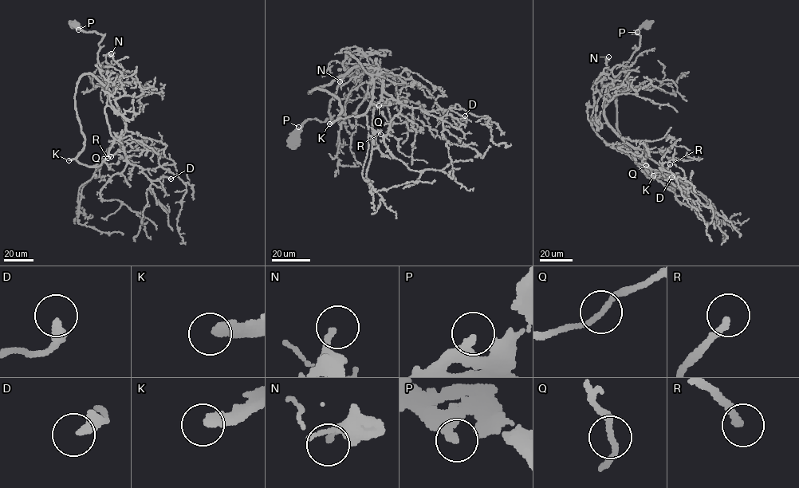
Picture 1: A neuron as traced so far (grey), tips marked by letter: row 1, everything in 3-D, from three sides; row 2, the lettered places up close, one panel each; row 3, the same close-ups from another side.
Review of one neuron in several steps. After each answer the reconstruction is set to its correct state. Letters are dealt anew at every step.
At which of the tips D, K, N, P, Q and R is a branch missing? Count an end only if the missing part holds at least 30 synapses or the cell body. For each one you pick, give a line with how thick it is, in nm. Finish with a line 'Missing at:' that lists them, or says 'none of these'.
K: 320 nm thick
N: 190 nm thick
R: 240 nm thick
Missing at: K, N, R

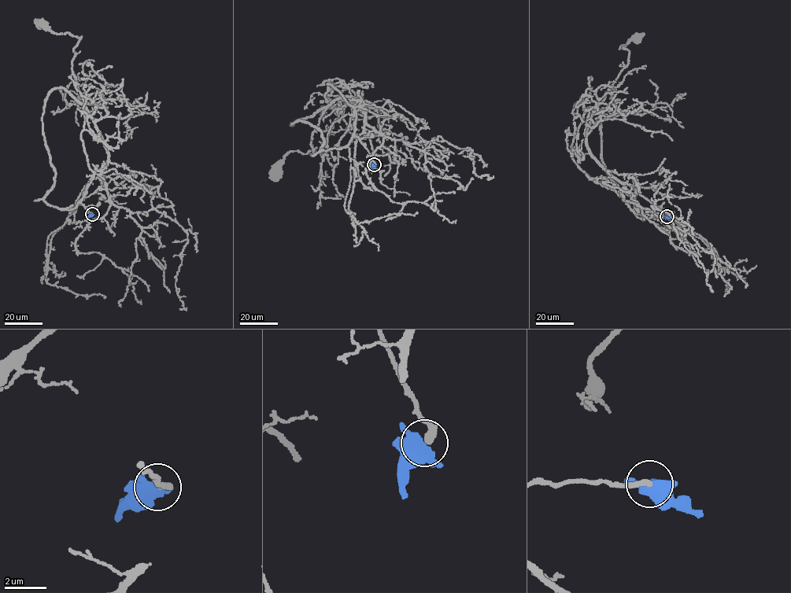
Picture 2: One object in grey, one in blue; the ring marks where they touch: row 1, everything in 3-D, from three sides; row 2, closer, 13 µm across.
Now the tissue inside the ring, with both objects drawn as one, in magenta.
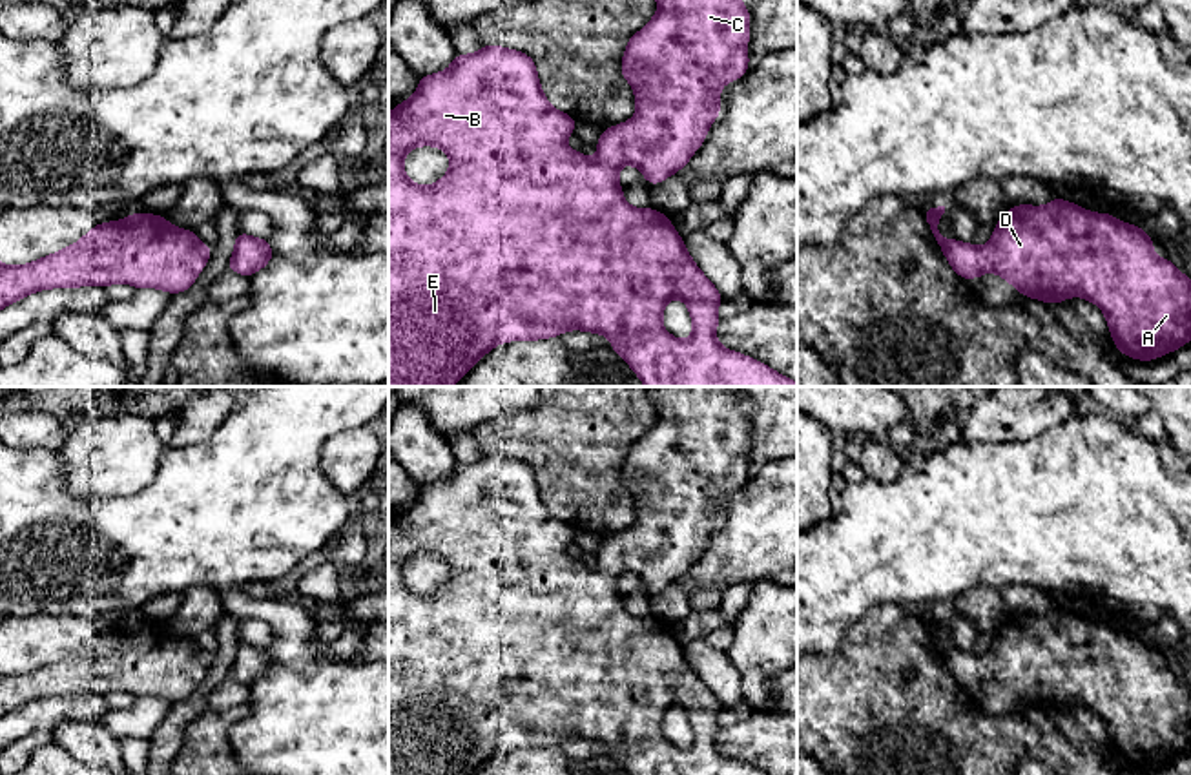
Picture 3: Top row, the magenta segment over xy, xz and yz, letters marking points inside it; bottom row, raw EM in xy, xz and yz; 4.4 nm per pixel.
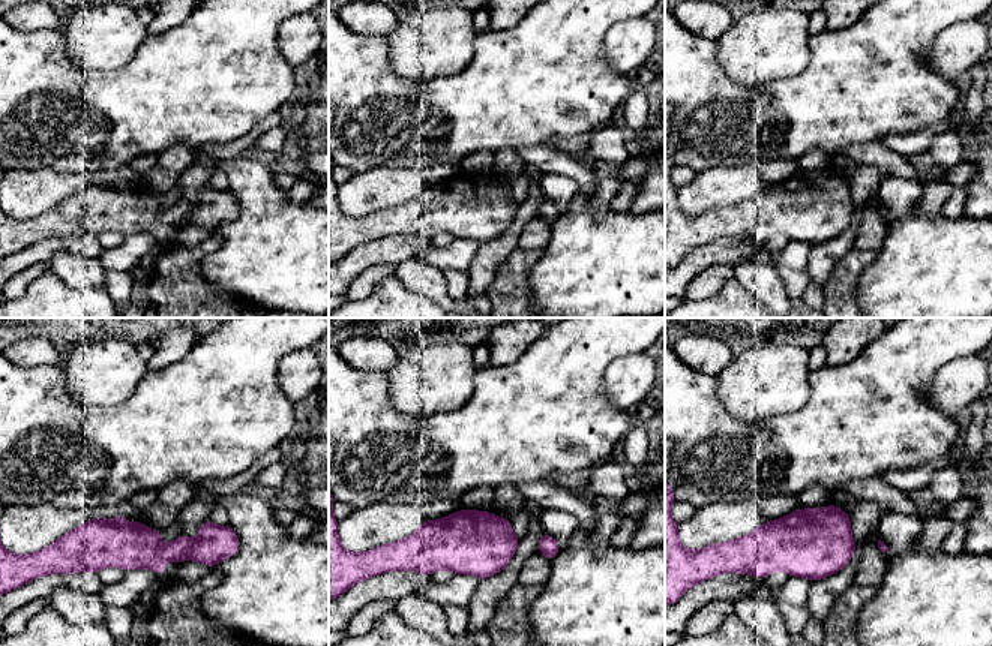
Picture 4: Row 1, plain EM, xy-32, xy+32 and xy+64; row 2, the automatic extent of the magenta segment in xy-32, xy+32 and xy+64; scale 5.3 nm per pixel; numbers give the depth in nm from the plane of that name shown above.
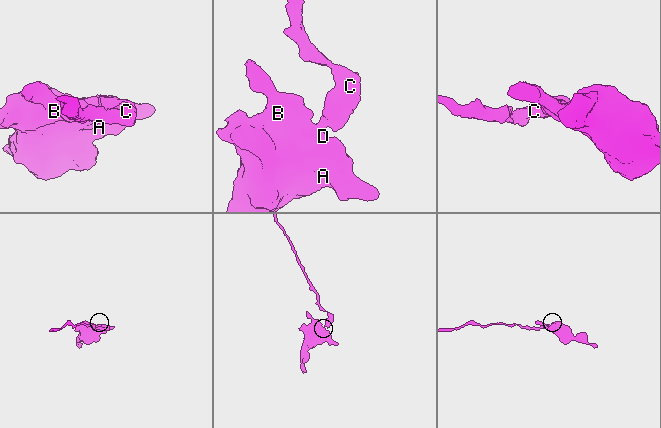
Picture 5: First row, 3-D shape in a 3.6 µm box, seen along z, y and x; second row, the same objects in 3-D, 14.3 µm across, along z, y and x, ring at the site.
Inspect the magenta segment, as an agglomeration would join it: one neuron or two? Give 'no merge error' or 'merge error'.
no merge error

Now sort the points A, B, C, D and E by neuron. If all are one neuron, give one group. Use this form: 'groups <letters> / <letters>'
groups A B C D E

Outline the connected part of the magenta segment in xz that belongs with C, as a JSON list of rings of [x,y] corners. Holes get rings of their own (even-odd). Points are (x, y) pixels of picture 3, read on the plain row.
[[[646,387],[646,388],[649,394],[649,399],[655,403],[655,407],[658,410],[658,421],[637,443],[633,443],[629,447],[629,450],[626,452],[626,461],[624,461],[622,474],[620,474],[622,485],[633,494],[635,511],[637,511],[637,523],[627,531],[602,538],[600,549],[596,553],[598,565],[595,569],[587,567],[580,560],[573,560],[565,554],[565,547],[575,540],[578,531],[571,523],[554,518],[547,511],[547,507],[540,496],[534,469],[522,460],[498,456],[492,452],[485,452],[483,458],[474,463],[456,461],[456,465],[447,480],[419,485],[419,492],[418,492],[414,505],[405,511],[399,511],[396,514],[396,518],[392,522],[388,522],[388,775],[472,775],[491,757],[498,755],[503,749],[536,749],[536,748],[545,748],[545,746],[560,746],[560,742],[564,739],[585,739],[585,740],[607,744],[613,749],[609,755],[629,775],[766,775],[764,771],[759,771],[740,760],[726,759],[719,753],[717,744],[715,744],[715,737],[720,729],[720,724],[717,720],[717,715],[722,709],[720,700],[711,693],[711,689],[699,678],[695,669],[689,666],[689,662],[686,660],[686,655],[684,655],[684,647],[671,635],[668,624],[664,624],[649,615],[644,618],[637,618],[624,609],[622,594],[618,591],[618,580],[616,580],[624,573],[633,573],[642,580],[644,587],[651,594],[660,593],[664,587],[668,587],[669,584],[675,584],[680,576],[684,576],[689,571],[691,563],[706,549],[711,531],[720,523],[720,509],[722,507],[720,507],[719,496],[740,487],[750,476],[748,458],[746,458],[748,449],[750,449],[750,419],[740,410],[742,394],[735,387]],[[418,554],[440,554],[451,565],[451,578],[432,594],[418,594],[416,591],[412,591],[405,584],[405,578],[403,578],[405,562],[412,556],[418,556]],[[673,706],[680,706],[688,713],[688,718],[689,718],[689,724],[693,729],[693,742],[686,749],[675,748],[662,735],[662,718],[664,718],[666,711]]]

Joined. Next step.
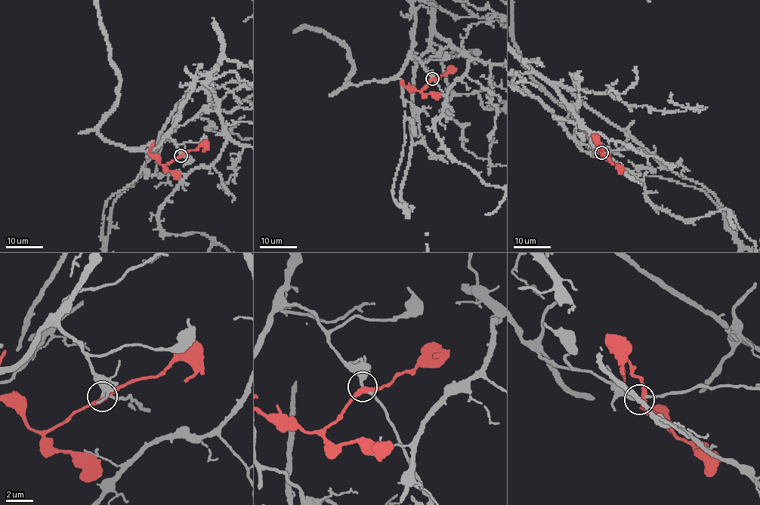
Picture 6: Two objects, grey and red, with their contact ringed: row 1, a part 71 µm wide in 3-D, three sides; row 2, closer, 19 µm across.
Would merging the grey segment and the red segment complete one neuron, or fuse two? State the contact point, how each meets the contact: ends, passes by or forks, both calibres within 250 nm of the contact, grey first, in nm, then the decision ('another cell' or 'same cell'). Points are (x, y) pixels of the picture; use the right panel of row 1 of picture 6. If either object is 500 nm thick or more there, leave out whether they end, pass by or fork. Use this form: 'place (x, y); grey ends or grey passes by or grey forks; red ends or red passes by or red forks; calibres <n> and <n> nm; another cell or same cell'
place (601, 152); grey passes by; red passes by; calibres 220 and 320 nm; another cell

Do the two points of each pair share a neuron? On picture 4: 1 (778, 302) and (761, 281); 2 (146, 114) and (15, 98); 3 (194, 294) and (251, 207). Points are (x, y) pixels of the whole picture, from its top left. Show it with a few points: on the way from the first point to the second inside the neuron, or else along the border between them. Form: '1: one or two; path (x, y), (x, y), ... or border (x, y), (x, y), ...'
1: one; path (775, 297), (766, 285)
2: one; path (113, 113), (107, 113), (80, 86), (48, 87)
3: two; border (219, 246), (203, 260), (201, 275), (233, 299)

